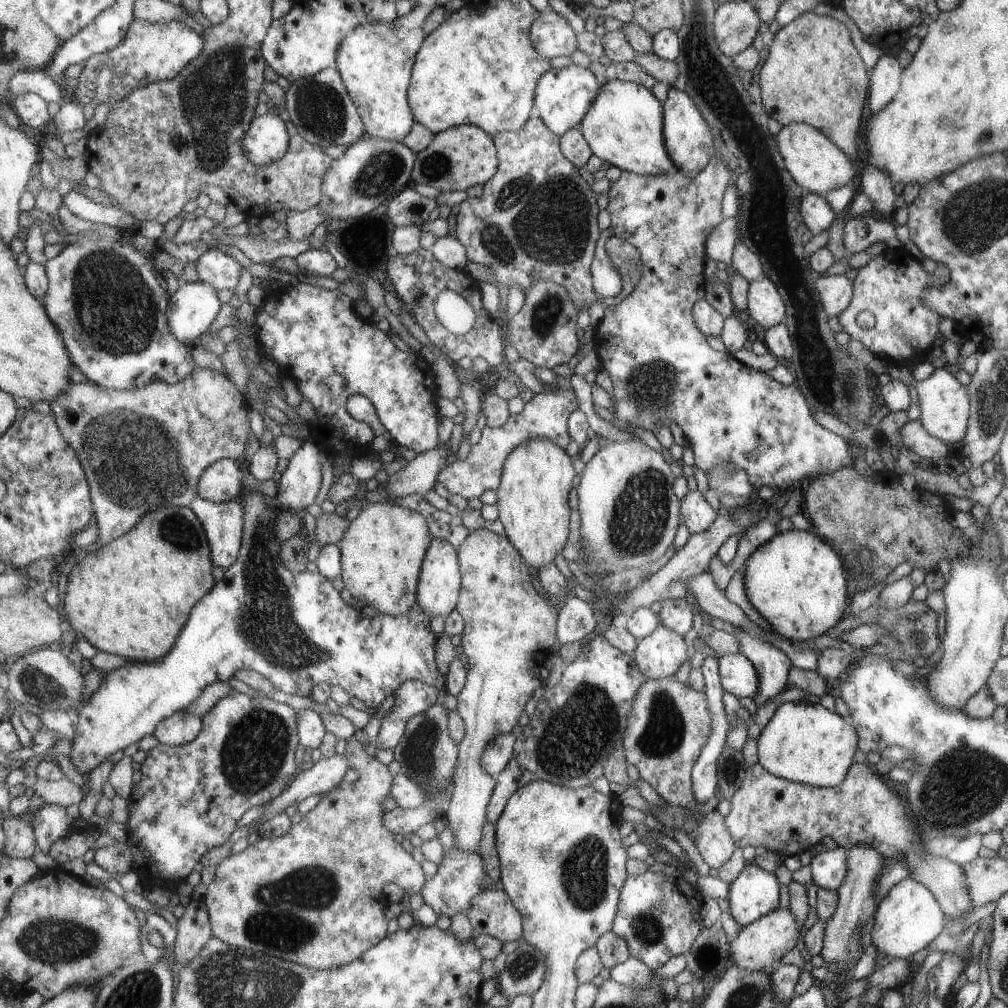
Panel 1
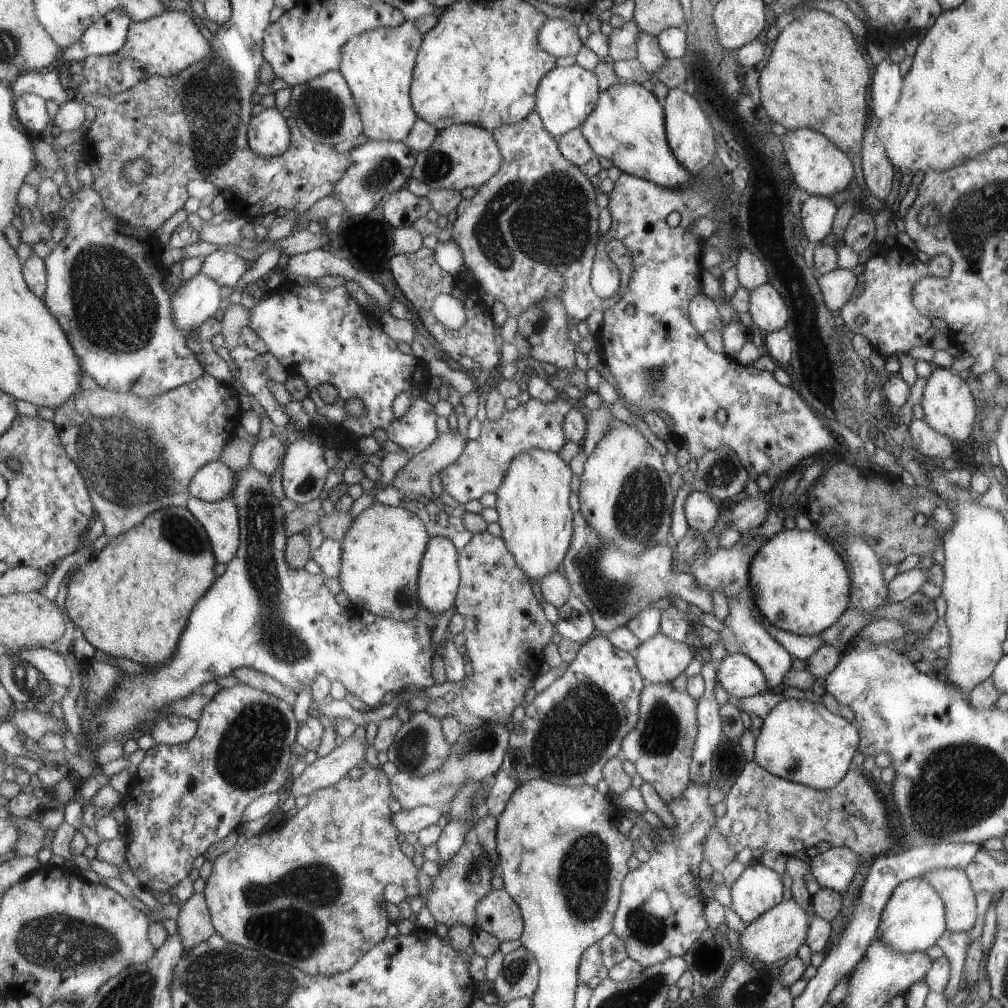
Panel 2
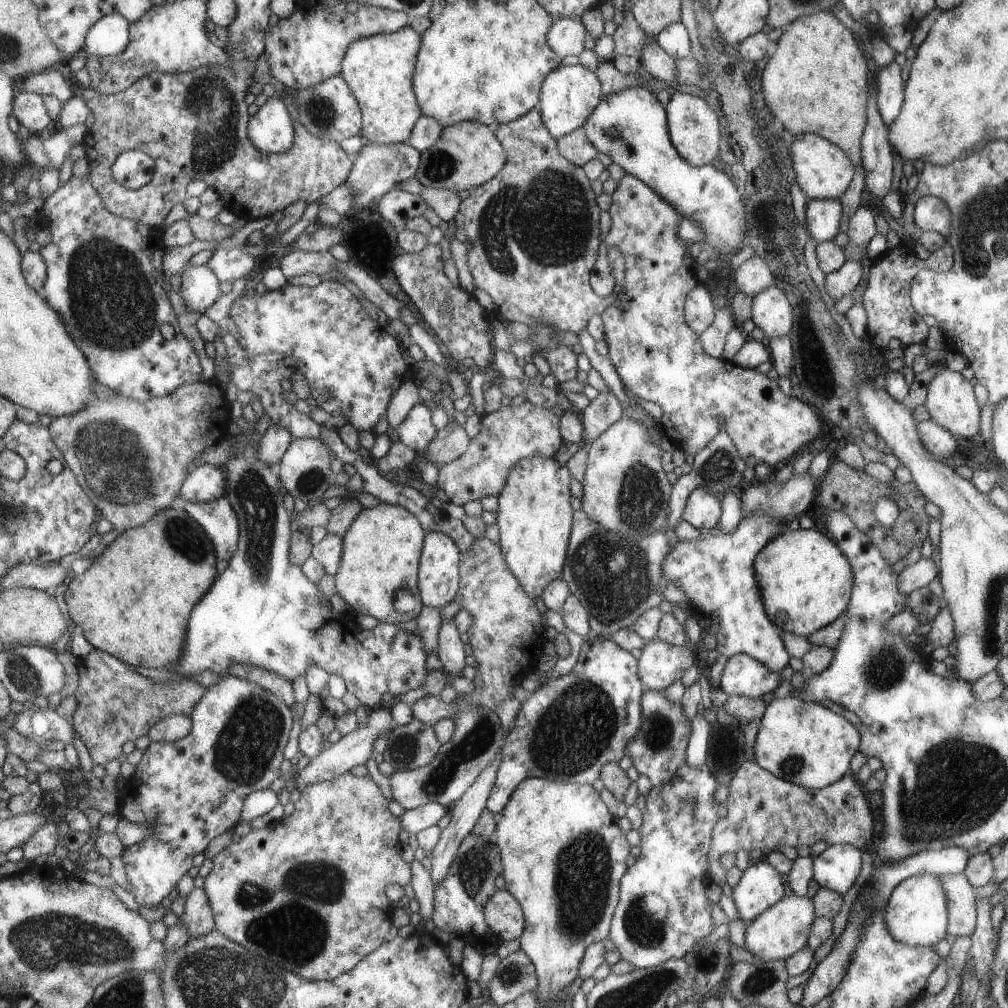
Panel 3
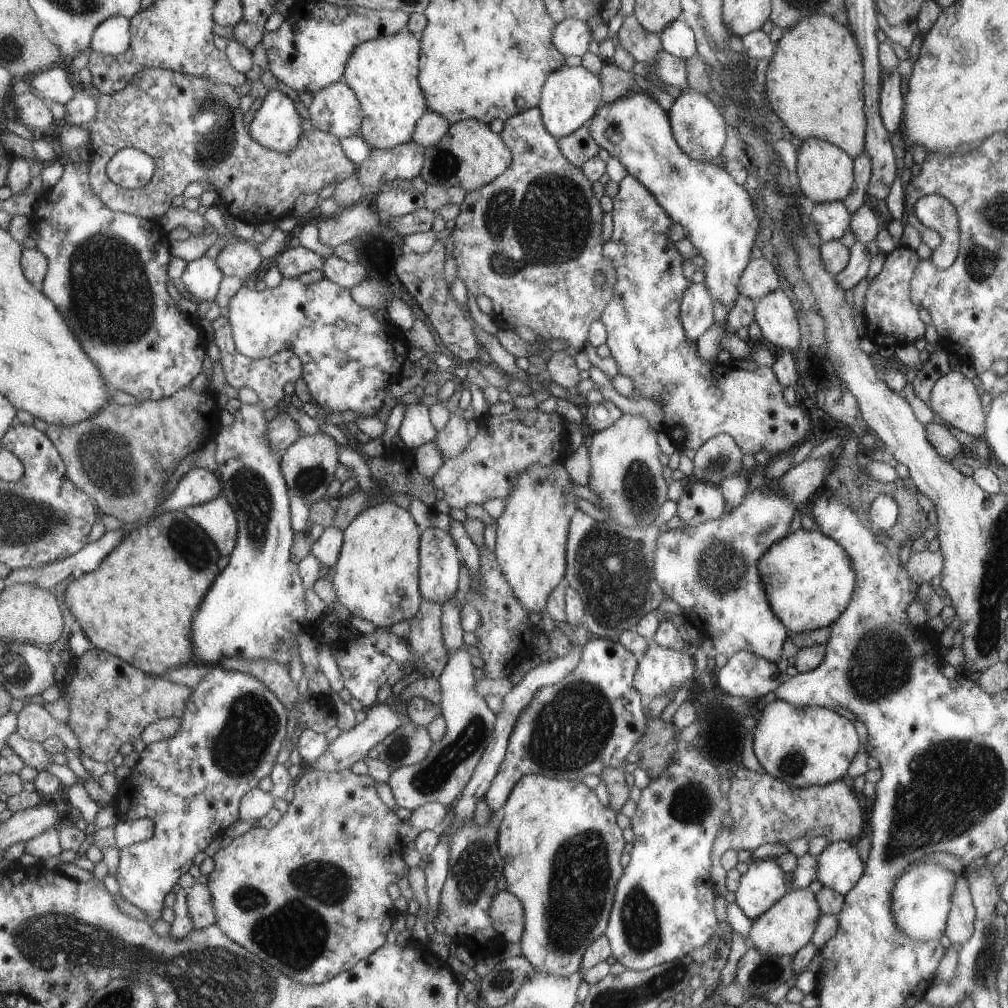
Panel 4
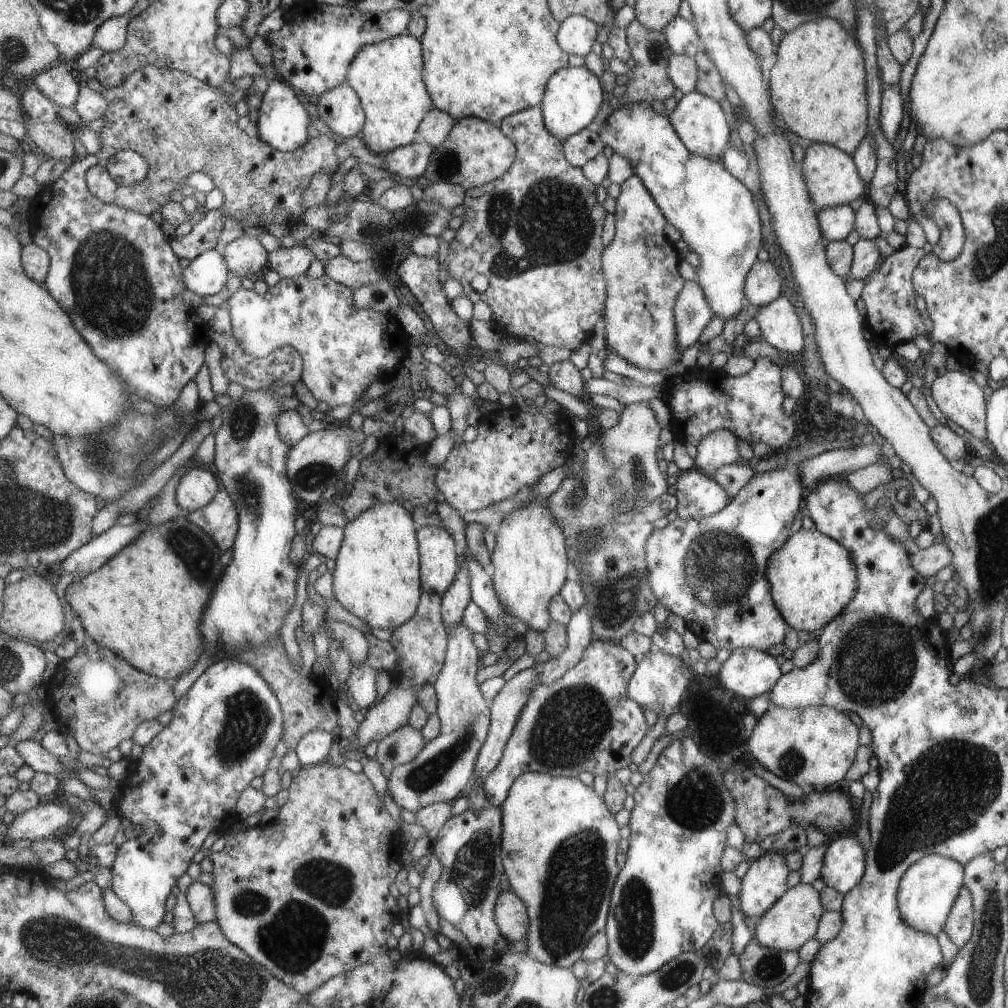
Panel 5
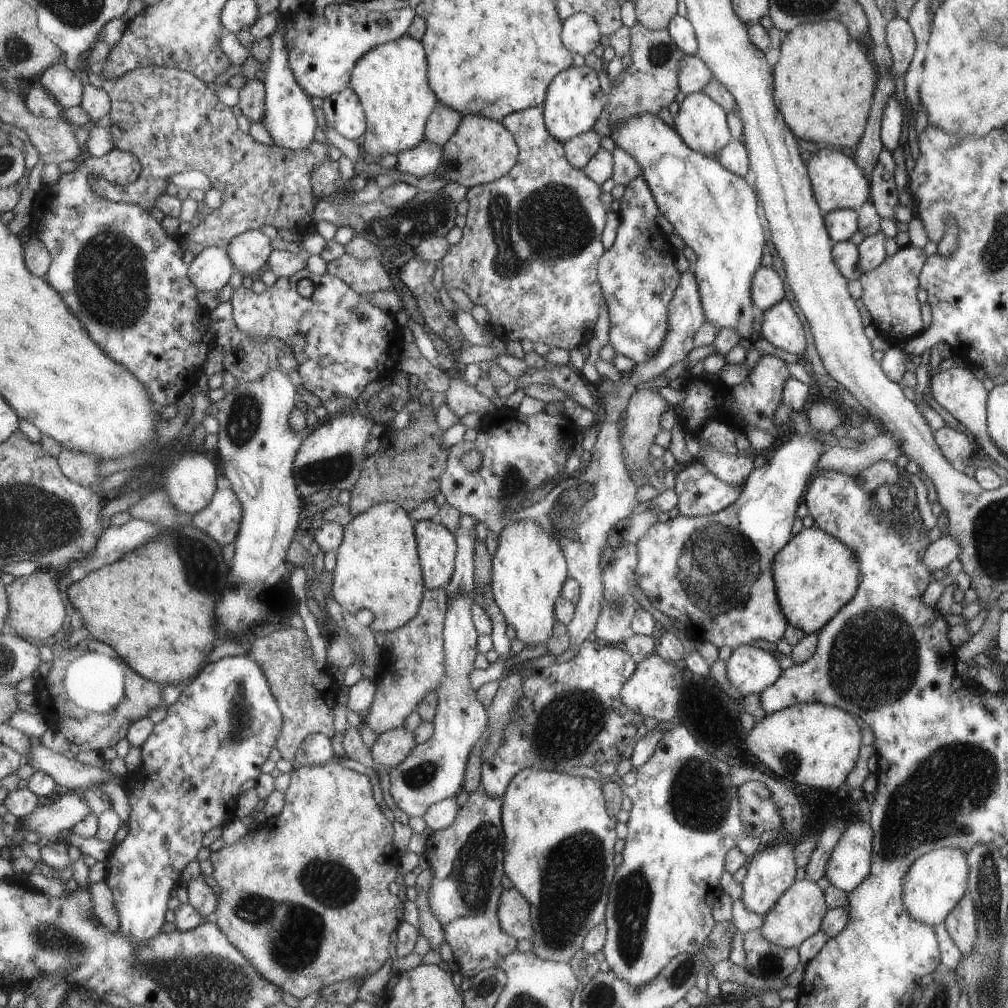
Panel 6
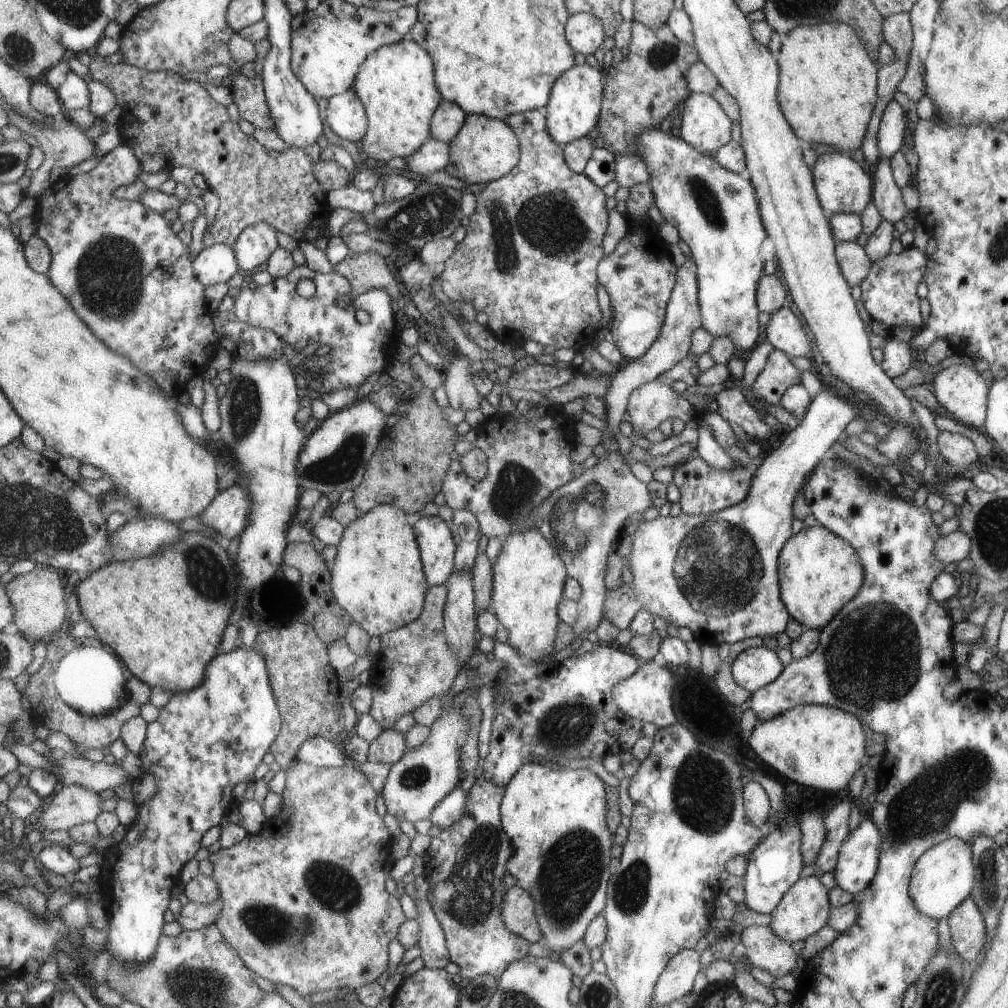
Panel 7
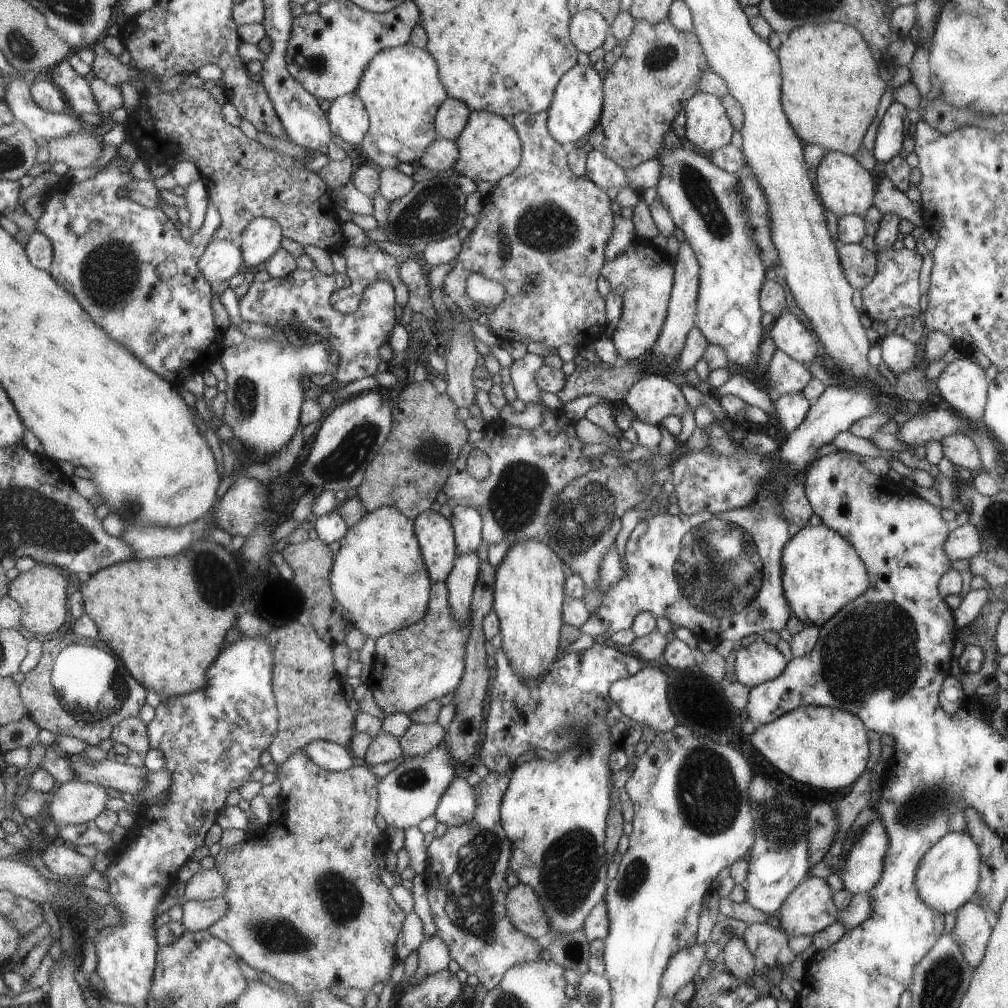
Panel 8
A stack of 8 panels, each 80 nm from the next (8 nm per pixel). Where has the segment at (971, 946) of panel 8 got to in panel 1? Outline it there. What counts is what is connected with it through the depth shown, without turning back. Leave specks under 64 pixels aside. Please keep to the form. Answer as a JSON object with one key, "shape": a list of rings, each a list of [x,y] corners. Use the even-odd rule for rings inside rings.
{"shape":[[[759,763],[748,766],[745,776],[739,788],[729,798],[728,814],[723,818],[723,826],[729,832],[729,836],[736,848],[744,846],[761,846],[767,851],[773,851],[782,858],[799,854],[819,843],[821,838],[829,837],[837,847],[844,849],[865,844],[875,848],[875,852],[881,852],[887,860],[905,860],[909,866],[911,878],[924,884],[940,902],[944,916],[955,920],[973,910],[973,900],[969,898],[969,892],[965,888],[965,874],[963,869],[945,858],[929,858],[921,852],[921,842],[917,840],[916,832],[911,828],[911,817],[905,814],[906,804],[897,793],[885,784],[885,780],[875,772],[875,768],[867,763],[852,763],[848,768],[848,774],[839,786],[833,788],[819,788],[806,784],[794,783],[784,778],[773,776]]]}

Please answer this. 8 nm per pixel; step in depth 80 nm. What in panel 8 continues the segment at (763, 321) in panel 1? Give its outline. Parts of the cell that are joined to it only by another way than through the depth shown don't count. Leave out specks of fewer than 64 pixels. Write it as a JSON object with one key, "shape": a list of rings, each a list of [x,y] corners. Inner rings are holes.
{"shape":[[[790,311],[783,312],[769,326],[769,337],[775,348],[797,362],[809,362],[815,356],[815,340],[811,332]]]}

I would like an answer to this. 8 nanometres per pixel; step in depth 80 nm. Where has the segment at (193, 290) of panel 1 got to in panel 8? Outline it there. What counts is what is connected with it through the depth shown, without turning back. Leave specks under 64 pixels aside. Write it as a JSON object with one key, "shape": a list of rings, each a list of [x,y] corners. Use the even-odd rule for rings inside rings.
{"shape":[[[213,239],[200,260],[204,277],[211,282],[225,282],[245,270],[241,242],[230,239]]]}

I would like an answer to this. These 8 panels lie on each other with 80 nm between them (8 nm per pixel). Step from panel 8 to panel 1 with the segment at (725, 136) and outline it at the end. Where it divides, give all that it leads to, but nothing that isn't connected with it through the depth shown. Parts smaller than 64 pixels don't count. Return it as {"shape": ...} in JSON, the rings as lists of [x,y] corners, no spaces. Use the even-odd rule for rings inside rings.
{"shape":[[[671,86],[668,90],[664,104],[664,145],[672,164],[676,169],[682,170],[687,176],[694,177],[707,166],[715,155],[715,141],[707,122],[701,116],[696,103],[687,93]]]}

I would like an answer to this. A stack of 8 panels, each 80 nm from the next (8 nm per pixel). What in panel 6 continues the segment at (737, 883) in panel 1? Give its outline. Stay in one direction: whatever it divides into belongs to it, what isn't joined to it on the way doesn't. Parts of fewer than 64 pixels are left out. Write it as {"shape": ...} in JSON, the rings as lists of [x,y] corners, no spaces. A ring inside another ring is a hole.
{"shape":[[[792,840],[789,844],[772,842],[767,848],[761,847],[760,850],[755,851],[755,854],[747,859],[747,871],[740,882],[742,886],[740,900],[749,912],[764,915],[775,906],[776,900],[794,883],[793,874],[795,874],[796,862],[793,862],[794,845],[791,842]]]}

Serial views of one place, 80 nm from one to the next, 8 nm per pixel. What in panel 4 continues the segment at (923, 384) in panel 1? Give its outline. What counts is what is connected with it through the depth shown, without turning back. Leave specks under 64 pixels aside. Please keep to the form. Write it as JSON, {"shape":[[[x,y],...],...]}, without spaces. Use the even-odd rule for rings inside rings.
{"shape":[[[947,371],[931,387],[927,406],[936,419],[972,438],[983,434],[983,410],[971,379],[959,371]]]}

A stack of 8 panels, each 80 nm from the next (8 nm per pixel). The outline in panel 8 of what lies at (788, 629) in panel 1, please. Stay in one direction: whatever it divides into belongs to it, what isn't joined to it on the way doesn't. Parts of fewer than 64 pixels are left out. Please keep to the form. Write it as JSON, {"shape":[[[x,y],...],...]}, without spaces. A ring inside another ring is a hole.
{"shape":[[[823,523],[801,527],[784,544],[780,560],[784,596],[792,606],[793,614],[804,625],[819,627],[827,623],[841,607],[867,590],[870,583],[867,568],[856,549],[840,533],[833,532]]]}

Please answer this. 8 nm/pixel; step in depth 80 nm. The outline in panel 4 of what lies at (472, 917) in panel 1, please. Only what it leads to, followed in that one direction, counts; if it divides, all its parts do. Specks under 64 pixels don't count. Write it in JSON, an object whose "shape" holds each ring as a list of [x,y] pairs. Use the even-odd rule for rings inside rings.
{"shape":[[[508,890],[499,891],[492,902],[491,916],[494,927],[507,942],[522,942],[526,929],[526,912],[518,896]]]}

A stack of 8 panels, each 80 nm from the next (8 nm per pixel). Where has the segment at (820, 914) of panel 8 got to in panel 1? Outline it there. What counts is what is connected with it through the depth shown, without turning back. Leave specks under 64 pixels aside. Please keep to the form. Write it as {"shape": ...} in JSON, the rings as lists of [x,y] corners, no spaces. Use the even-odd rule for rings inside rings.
{"shape":[[[775,908],[747,926],[740,927],[733,940],[728,943],[730,959],[733,965],[740,969],[749,972],[762,971],[765,966],[771,966],[773,962],[777,963],[795,946],[800,928],[796,925],[796,917],[793,916],[793,912],[789,912],[789,908]]]}

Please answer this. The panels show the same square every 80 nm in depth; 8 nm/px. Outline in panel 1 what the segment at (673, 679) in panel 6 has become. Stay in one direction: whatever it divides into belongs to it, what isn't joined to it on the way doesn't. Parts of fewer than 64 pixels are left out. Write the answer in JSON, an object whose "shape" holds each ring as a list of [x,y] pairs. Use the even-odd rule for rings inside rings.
{"shape":[[[658,624],[651,634],[637,641],[634,648],[636,663],[647,679],[672,676],[687,658],[687,646],[679,633]]]}

